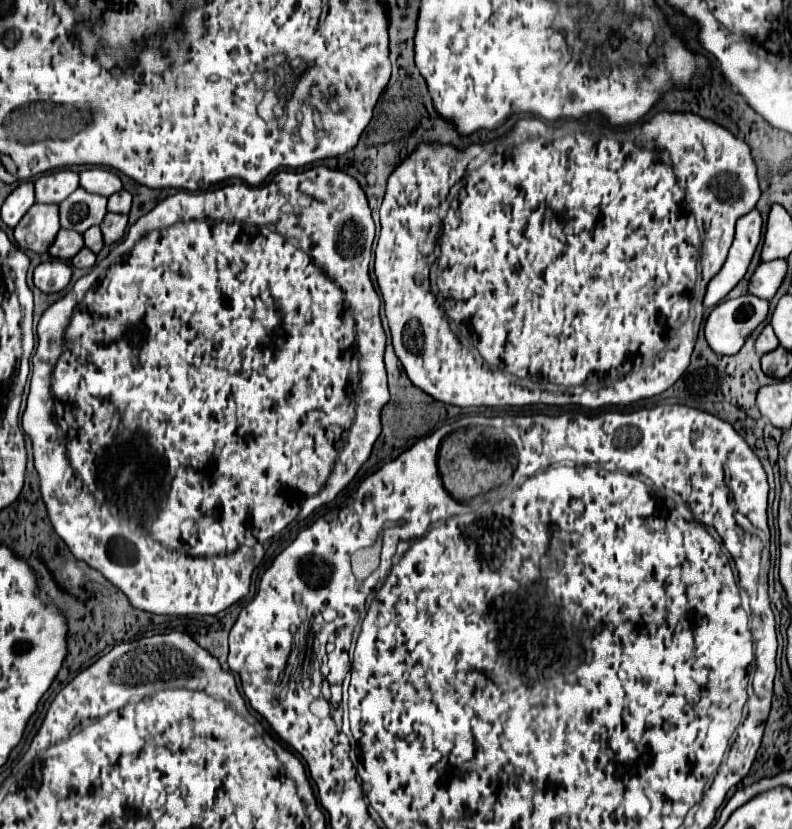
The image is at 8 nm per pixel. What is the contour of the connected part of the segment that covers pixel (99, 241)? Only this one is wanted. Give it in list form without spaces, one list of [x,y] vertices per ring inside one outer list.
[[[89,227],[85,233],[85,247],[89,247],[93,253],[99,253],[103,249],[103,235],[99,227]]]

